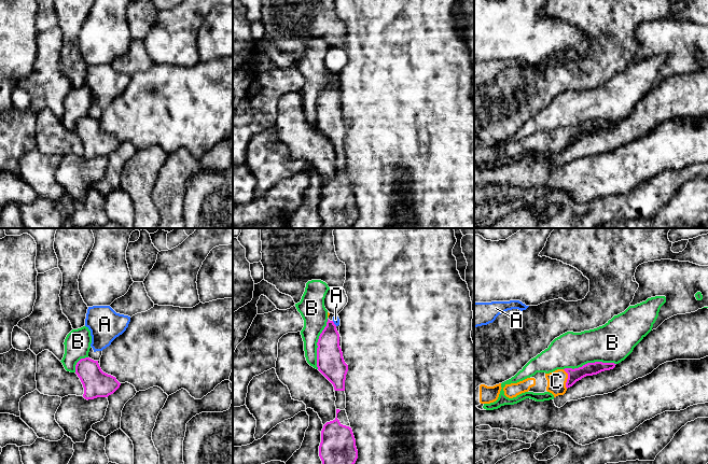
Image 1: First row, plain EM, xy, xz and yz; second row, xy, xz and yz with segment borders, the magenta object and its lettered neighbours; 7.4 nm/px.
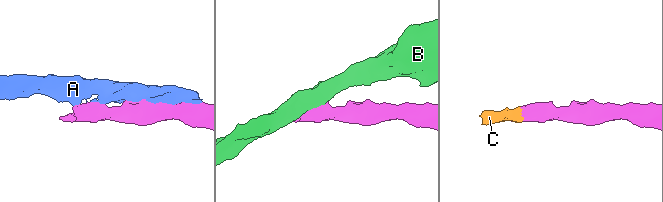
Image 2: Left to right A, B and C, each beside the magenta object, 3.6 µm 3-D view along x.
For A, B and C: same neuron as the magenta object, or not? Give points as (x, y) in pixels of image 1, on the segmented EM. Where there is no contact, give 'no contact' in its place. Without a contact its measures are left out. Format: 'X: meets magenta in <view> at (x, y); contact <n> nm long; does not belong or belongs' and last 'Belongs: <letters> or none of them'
A: meets magenta in xz at (333, 323); contact 50 nm long; does not belong
B: meets magenta in yz at (590, 363); contact 400 nm long; does not belong
C: meets magenta in yz at (567, 379); contact 150 nm long; belongs
Belongs: C

